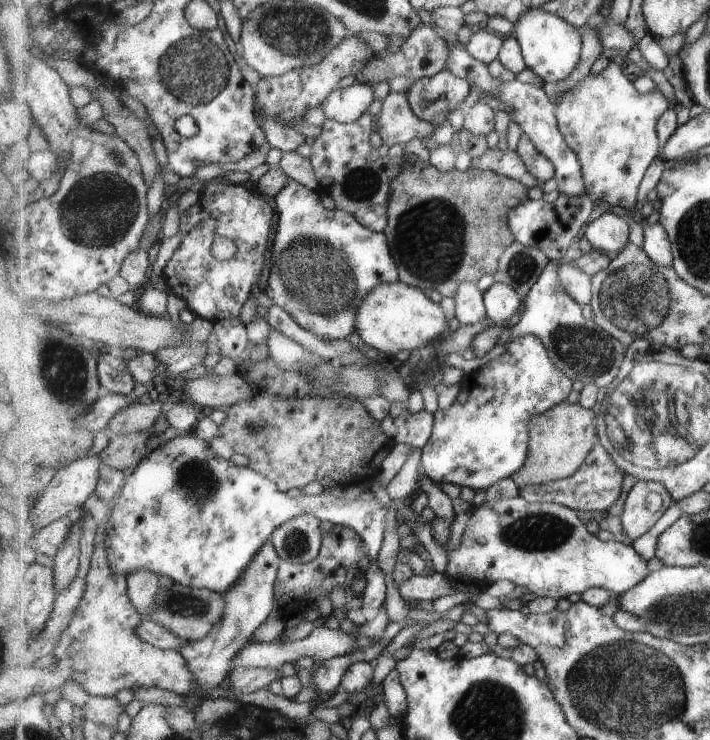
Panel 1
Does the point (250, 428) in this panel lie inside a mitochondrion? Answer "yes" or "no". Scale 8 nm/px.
yes

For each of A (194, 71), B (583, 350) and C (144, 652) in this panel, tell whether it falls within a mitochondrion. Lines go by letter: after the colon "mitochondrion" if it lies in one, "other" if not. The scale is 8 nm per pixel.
A: mitochondrion
B: mitochondrion
C: other

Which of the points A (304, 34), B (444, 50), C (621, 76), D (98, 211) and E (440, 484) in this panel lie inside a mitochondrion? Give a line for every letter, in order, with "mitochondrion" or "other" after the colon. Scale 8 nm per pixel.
A: mitochondrion
B: other
C: other
D: mitochondrion
E: other

